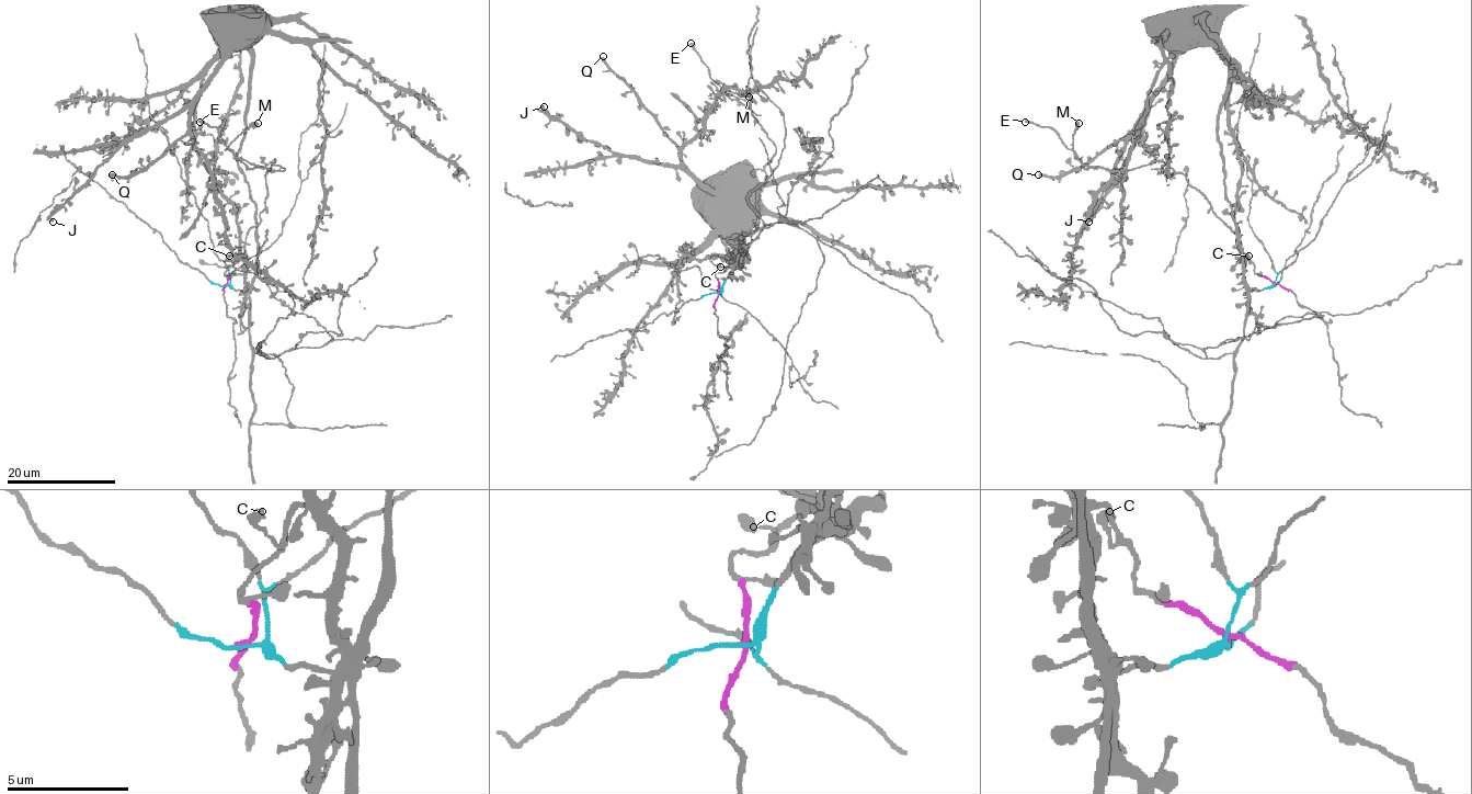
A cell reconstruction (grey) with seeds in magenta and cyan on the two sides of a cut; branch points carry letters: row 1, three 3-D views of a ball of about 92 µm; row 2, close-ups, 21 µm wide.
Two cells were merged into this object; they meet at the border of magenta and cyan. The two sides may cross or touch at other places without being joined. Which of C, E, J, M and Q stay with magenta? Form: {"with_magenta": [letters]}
{"with_magenta": ["C", "E", "M"]}

